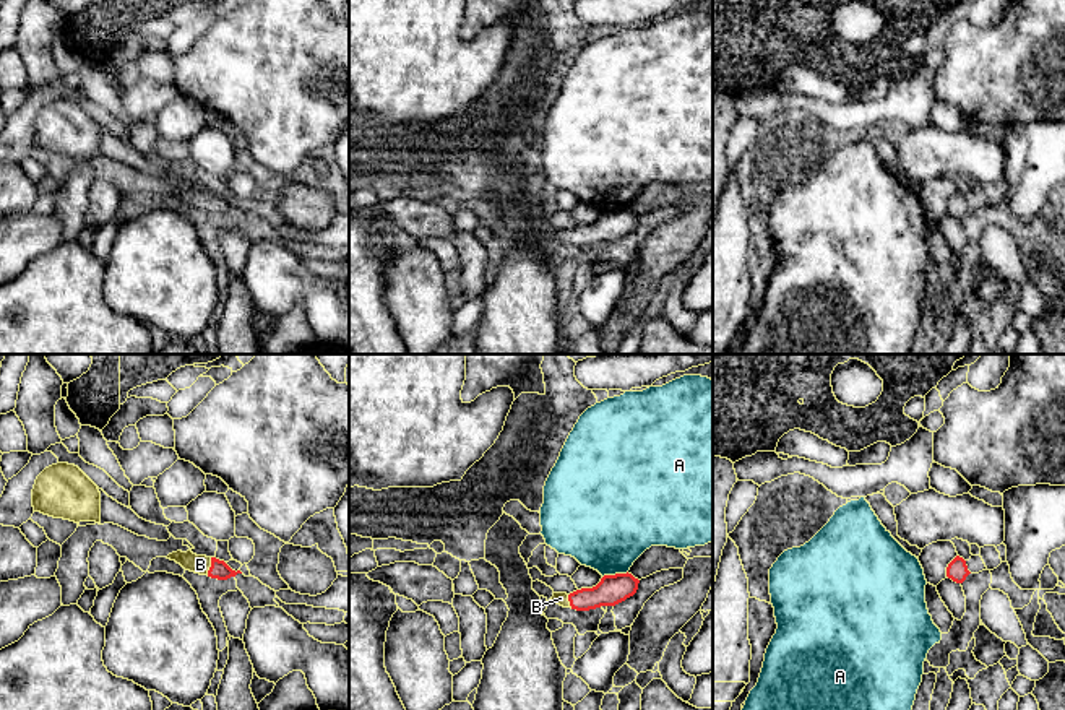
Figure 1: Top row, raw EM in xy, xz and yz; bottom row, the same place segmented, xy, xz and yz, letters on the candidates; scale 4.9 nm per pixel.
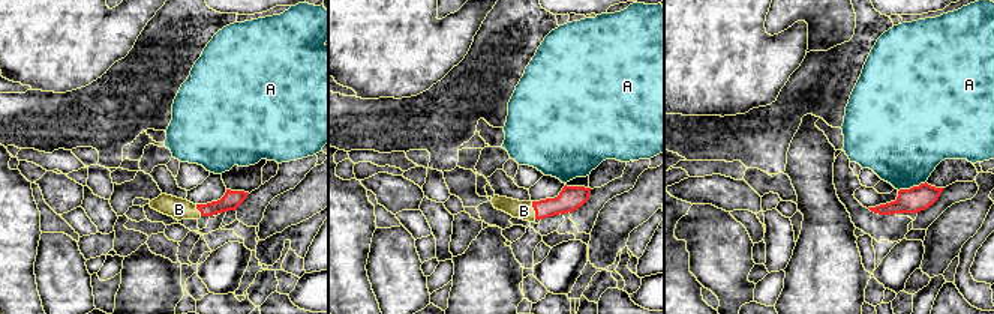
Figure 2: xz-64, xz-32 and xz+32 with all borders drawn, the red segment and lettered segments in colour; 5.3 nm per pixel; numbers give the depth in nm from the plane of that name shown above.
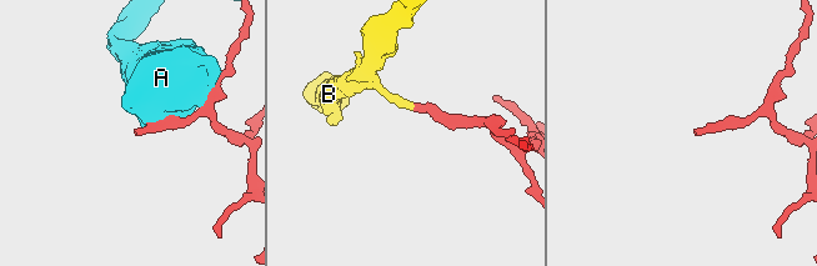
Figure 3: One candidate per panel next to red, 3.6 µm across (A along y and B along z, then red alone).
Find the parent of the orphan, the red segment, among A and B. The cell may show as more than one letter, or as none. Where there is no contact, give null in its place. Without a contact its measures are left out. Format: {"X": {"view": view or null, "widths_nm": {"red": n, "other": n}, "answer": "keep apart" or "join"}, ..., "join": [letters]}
{"A": {"view": "xz", "widths_nm": {"red": 150, "other": 440}, "answer": "keep apart"}, "B": {"view": "xy", "widths_nm": {"red": 90, "other": 100}, "answer": "join"}, "join": ["B"]}

